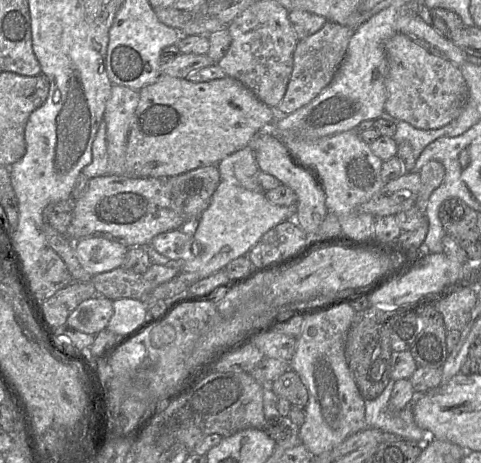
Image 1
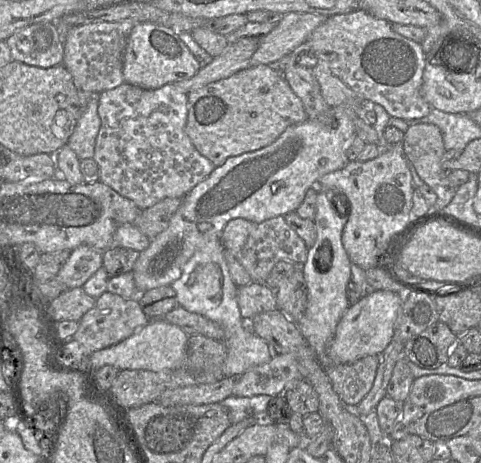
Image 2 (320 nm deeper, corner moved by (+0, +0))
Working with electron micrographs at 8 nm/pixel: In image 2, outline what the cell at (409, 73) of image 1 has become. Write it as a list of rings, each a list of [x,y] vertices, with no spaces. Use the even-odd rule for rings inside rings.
[[[356,9],[349,13],[327,17],[306,42],[311,44],[318,62],[326,63],[331,72],[360,95],[366,103],[379,104],[391,117],[405,121],[422,118],[429,114],[431,106],[422,95],[425,53],[420,43],[395,32],[390,22],[376,18],[362,9]]]

